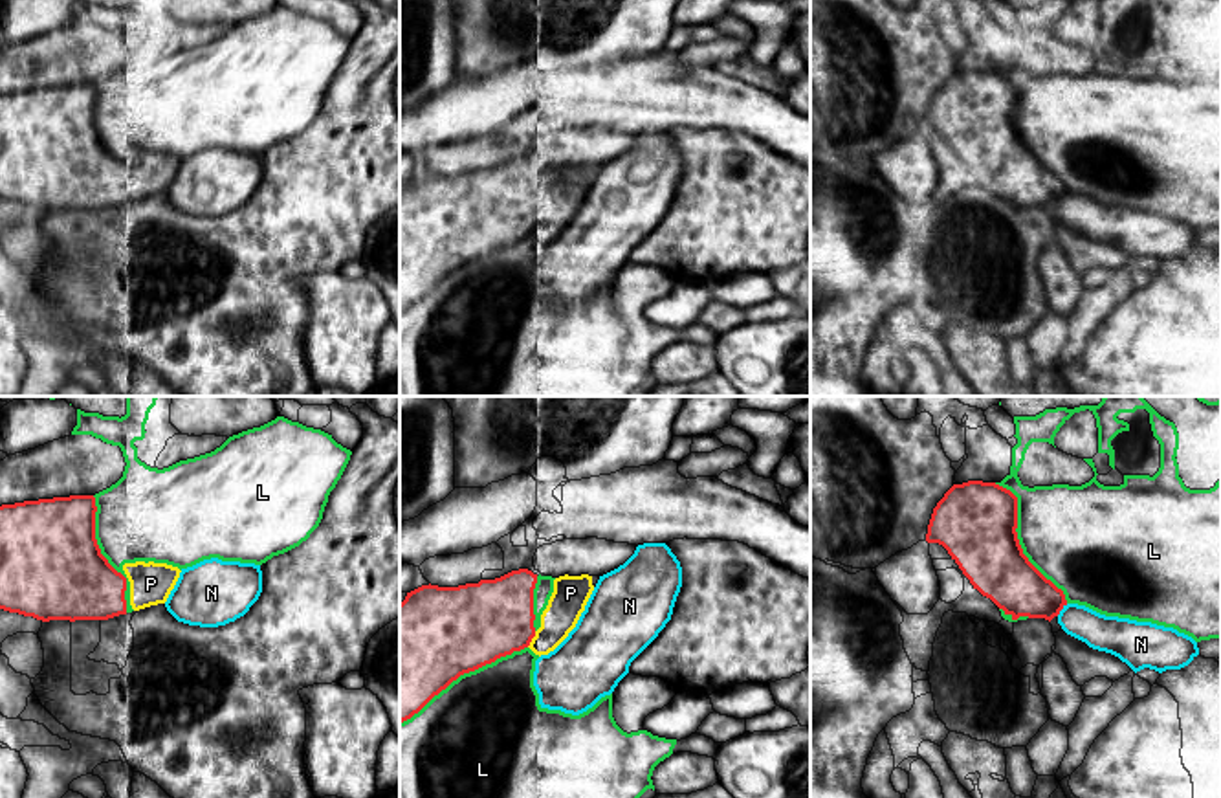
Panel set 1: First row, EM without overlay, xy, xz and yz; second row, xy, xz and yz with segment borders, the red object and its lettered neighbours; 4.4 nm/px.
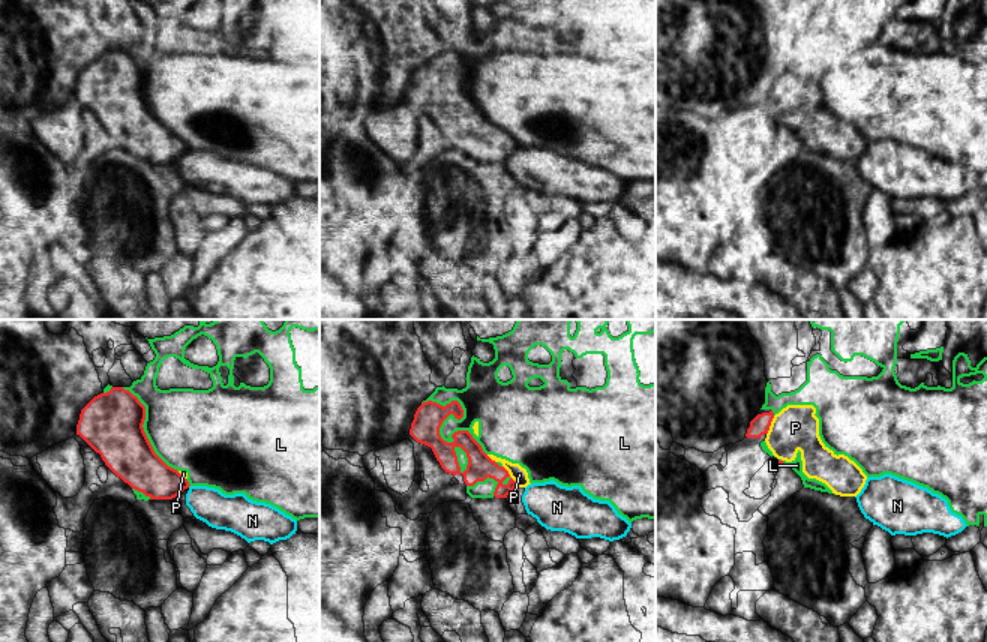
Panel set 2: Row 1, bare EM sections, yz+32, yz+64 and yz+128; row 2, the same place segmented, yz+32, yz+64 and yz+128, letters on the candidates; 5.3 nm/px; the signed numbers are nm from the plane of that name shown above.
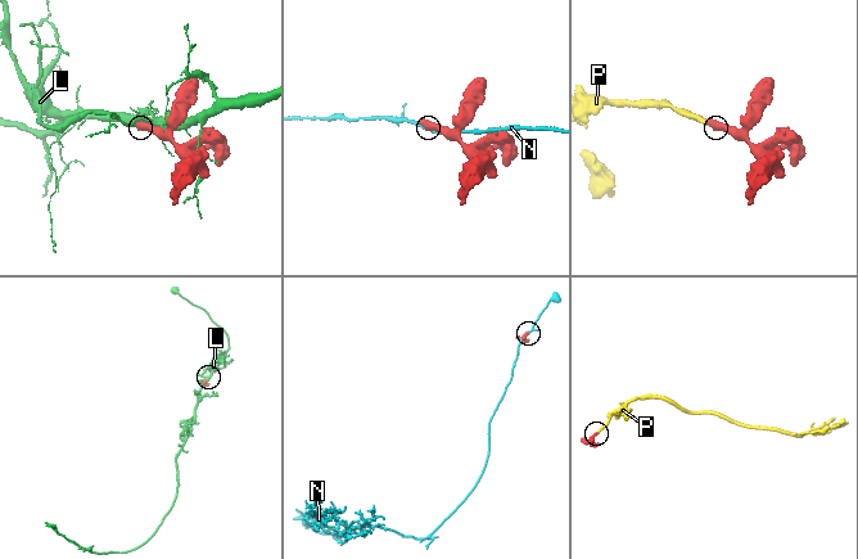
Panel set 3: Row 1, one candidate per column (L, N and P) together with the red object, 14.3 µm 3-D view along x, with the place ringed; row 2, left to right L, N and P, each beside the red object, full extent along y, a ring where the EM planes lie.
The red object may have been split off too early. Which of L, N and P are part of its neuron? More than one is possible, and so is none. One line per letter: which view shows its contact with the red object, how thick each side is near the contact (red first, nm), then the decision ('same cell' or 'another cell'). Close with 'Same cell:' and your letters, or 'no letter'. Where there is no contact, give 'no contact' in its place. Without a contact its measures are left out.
L: yz | 360/440 nm | another cell
N: yz | 240/160 nm | another cell
P: xz | 360/160 nm | same cell
Same cell: P

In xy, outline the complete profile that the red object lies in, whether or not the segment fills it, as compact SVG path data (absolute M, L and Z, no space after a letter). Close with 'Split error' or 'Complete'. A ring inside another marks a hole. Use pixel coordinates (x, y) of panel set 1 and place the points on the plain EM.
M95 86L0 95L0 198L50 209L126 204L126 167L101 143Z. Complete

